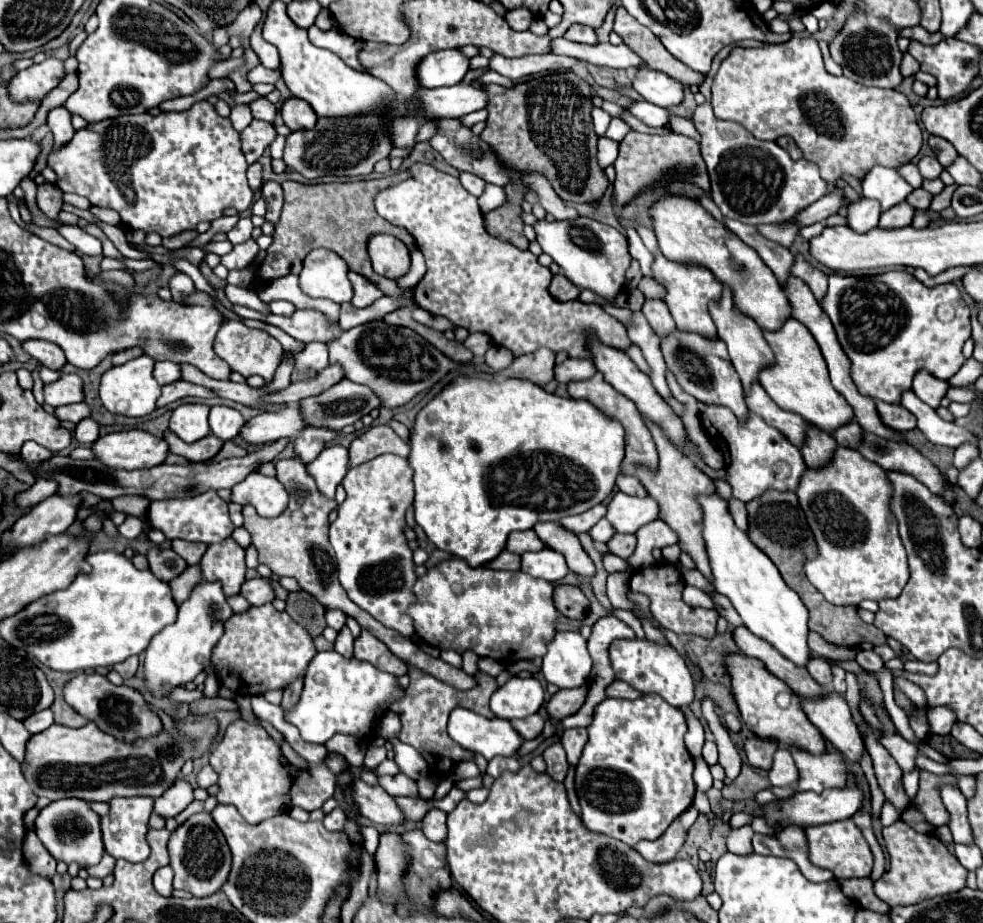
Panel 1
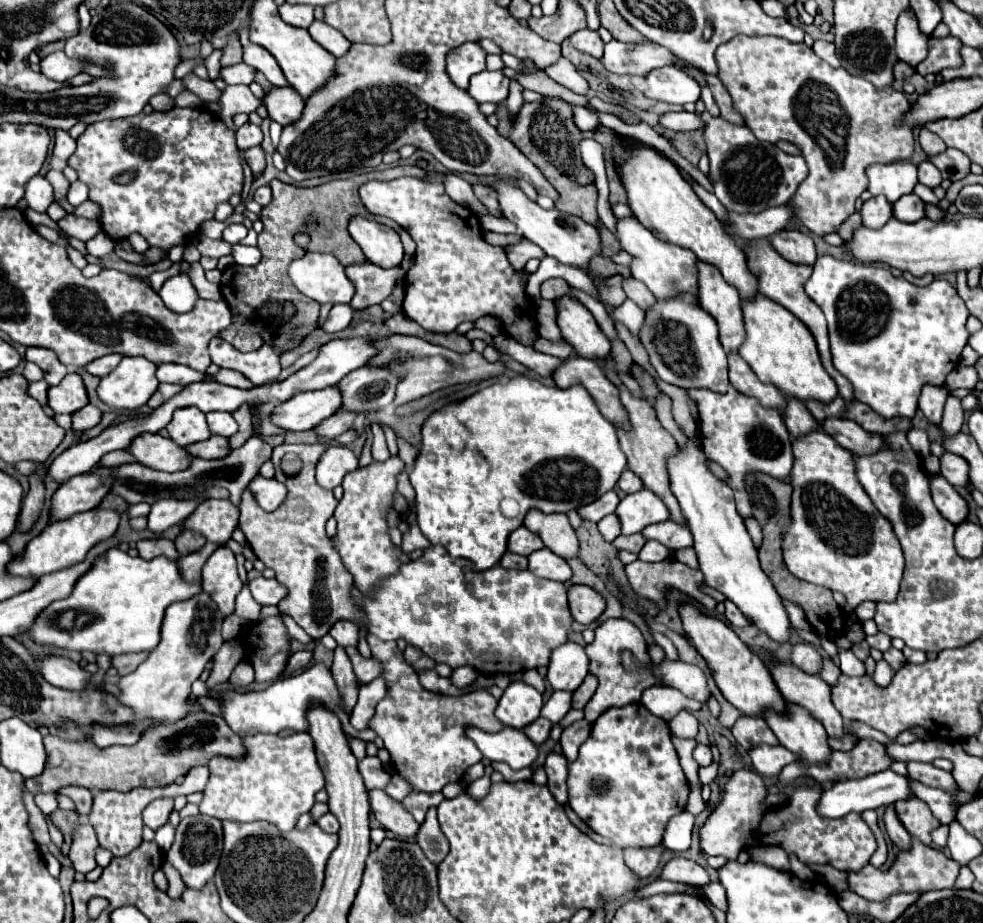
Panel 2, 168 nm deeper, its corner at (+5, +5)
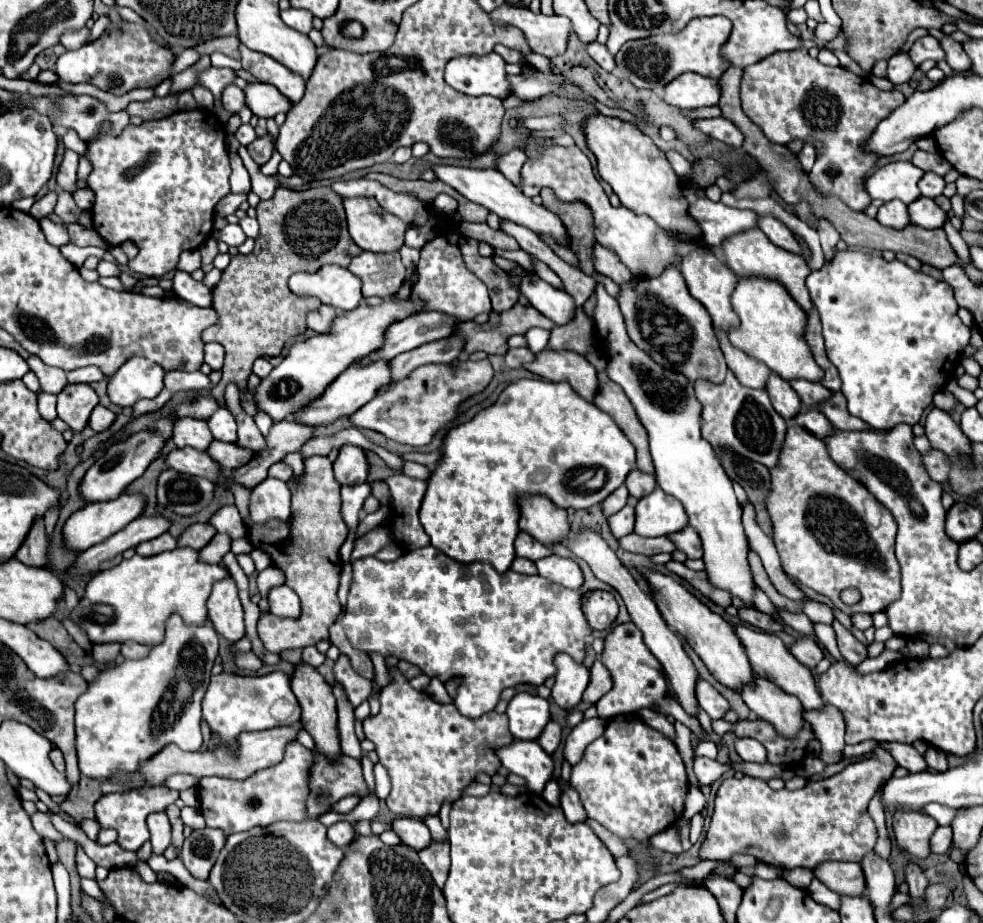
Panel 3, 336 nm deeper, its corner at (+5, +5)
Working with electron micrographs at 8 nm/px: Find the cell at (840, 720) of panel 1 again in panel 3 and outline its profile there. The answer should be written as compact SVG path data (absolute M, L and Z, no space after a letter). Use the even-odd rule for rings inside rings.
M744 624L734 626L734 634L738 636L740 644L744 646L746 656L748 656L748 660L750 660L750 666L752 666L752 670L756 670L758 676L768 678L768 680L774 682L778 688L782 688L786 694L796 696L806 710L818 710L818 708L822 708L824 702L822 702L822 698L820 698L820 694L818 694L816 682L814 682L814 678L812 678L812 672L810 672L804 664L800 664L800 662L786 650L784 642L782 642L776 634L768 634L768 632L756 630L756 628L748 628L748 626L744 626Z

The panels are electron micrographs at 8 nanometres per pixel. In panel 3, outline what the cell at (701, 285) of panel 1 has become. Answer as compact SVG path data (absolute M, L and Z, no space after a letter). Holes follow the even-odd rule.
M552 146L548 150L542 150L538 156L532 156L526 160L522 166L522 182L518 184L520 192L528 198L534 198L540 194L542 188L550 188L560 202L584 202L592 216L594 216L594 236L598 242L604 242L606 246L612 246L620 260L630 268L634 276L642 274L660 274L666 264L676 264L676 252L678 252L678 242L668 236L652 218L648 216L638 216L632 210L618 206L614 208L602 190L600 182L596 180L592 172L592 164L586 154L582 154L576 146L570 148L560 148Z

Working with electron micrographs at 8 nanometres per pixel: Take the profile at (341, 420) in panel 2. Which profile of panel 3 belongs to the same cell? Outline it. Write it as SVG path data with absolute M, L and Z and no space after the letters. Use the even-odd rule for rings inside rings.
M460 360L452 364L424 364L404 380L388 386L372 402L362 406L356 414L350 416L350 422L354 422L358 428L376 430L400 444L426 446L432 442L438 430L442 430L448 422L458 418L460 404L470 396L480 394L490 384L492 376L494 370L488 360L464 360L462 364Z

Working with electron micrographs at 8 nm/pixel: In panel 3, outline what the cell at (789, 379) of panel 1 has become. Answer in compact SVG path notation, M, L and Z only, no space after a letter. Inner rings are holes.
M756 276L740 278L732 294L732 306L734 312L740 316L740 324L728 330L732 346L764 362L772 372L776 372L784 380L804 378L818 382L824 376L822 368L814 362L812 352L804 340L806 312L794 302L794 298L778 280Z

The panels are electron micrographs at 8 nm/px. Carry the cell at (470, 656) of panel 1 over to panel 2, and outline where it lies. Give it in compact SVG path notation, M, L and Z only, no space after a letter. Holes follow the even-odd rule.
M460 666L460 668L456 668L456 670L452 672L450 678L452 678L452 684L454 684L454 686L462 688L462 686L468 686L470 682L474 682L476 676L478 676L478 672L476 672L472 666Z

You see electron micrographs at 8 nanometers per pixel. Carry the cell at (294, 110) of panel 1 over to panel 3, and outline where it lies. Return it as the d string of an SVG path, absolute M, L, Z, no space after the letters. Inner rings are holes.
M254 82L244 88L246 106L252 110L254 116L274 118L280 112L288 112L288 98L284 98L272 84Z

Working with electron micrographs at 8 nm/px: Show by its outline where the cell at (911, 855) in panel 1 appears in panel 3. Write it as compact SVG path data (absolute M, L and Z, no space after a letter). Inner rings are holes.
M822 862L814 870L814 876L834 890L840 896L862 896L864 894L864 878L860 864L856 862Z

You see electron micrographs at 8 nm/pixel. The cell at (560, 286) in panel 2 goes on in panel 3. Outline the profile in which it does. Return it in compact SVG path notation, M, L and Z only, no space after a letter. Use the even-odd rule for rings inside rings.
M462 238L460 240L460 250L464 264L470 272L474 272L488 288L490 300L492 300L492 310L500 312L506 310L508 304L514 304L518 300L518 290L510 286L508 274L500 270L492 258L482 258L478 254L478 242L472 238Z

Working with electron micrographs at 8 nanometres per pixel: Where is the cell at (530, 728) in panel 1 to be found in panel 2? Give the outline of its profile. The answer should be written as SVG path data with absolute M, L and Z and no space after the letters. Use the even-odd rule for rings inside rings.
M538 718L536 722L524 726L522 732L524 732L534 744L542 744L542 742L548 738L550 728L552 728L552 722L550 722L550 720L546 720L546 718Z

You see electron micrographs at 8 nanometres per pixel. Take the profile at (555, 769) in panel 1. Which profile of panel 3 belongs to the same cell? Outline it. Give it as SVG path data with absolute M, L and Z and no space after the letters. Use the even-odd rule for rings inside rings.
M560 780L558 784L560 784L560 788L562 788L562 804L560 804L560 806L562 806L568 822L572 822L572 824L574 824L574 822L586 822L586 820L588 820L588 814L586 814L582 802L580 802L576 790L574 790L572 786L564 786L562 780Z

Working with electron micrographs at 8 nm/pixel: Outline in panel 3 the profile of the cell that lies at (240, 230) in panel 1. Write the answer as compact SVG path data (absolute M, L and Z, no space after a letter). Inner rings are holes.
M226 224L226 226L216 234L216 238L222 240L222 242L226 242L228 246L240 246L240 244L246 240L240 224Z

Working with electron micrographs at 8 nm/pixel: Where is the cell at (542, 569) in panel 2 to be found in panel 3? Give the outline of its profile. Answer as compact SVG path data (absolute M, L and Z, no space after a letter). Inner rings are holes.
M552 554L552 556L536 562L536 568L538 568L540 576L544 576L564 588L578 590L584 584L584 574L572 558L560 558L560 556Z

